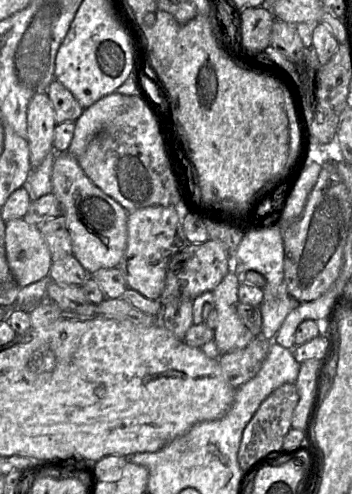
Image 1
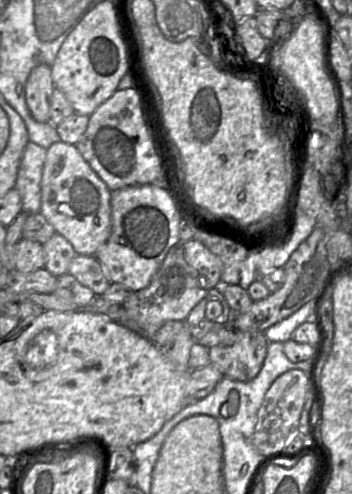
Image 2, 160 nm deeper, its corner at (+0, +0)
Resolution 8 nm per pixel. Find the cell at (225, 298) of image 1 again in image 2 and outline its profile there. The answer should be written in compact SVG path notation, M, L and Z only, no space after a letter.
M238 332L234 344L209 348L209 361L224 377L247 382L261 370L268 343L263 332Z

